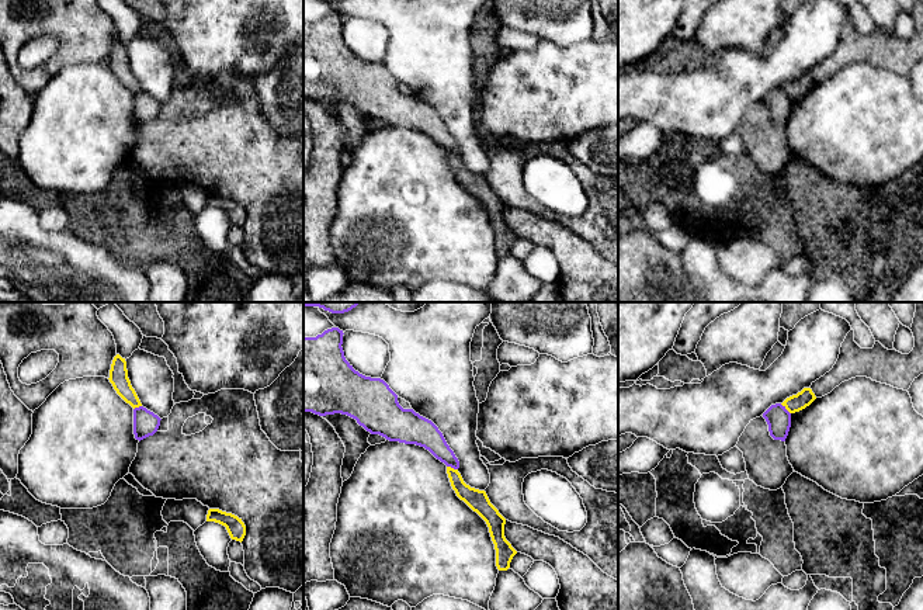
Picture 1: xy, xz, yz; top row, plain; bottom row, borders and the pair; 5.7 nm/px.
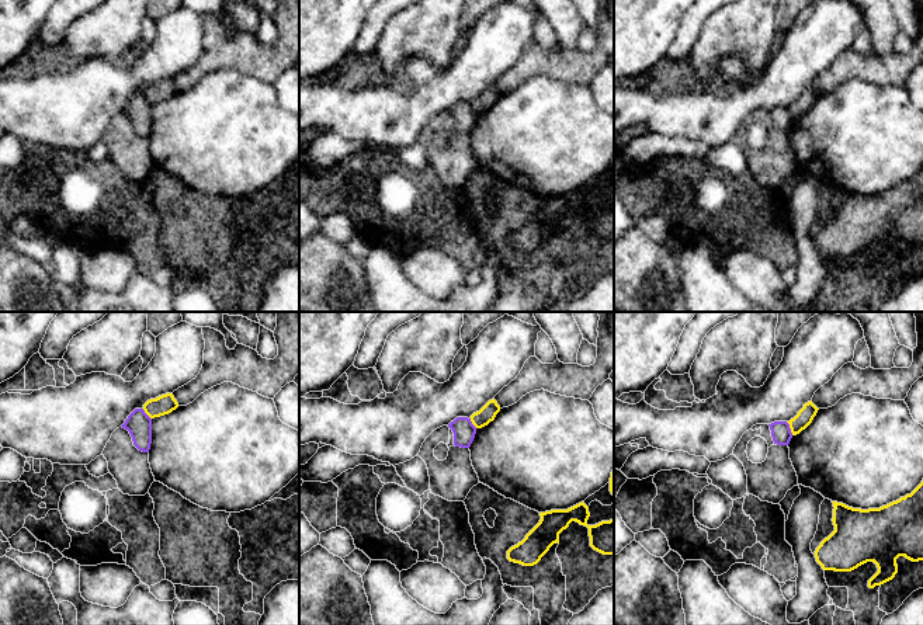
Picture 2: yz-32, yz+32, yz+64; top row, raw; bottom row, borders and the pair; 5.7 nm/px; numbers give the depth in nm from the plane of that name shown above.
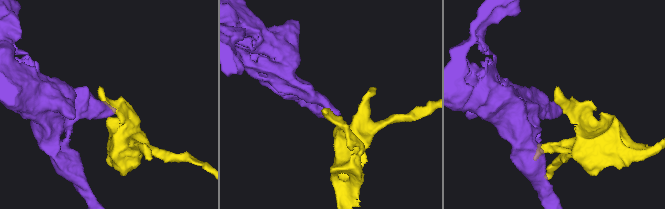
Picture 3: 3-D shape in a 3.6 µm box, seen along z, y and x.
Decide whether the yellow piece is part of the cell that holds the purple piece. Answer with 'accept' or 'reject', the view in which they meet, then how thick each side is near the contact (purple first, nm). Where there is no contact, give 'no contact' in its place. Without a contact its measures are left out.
reject; contact in yz; calibres 140 and 100 nm

